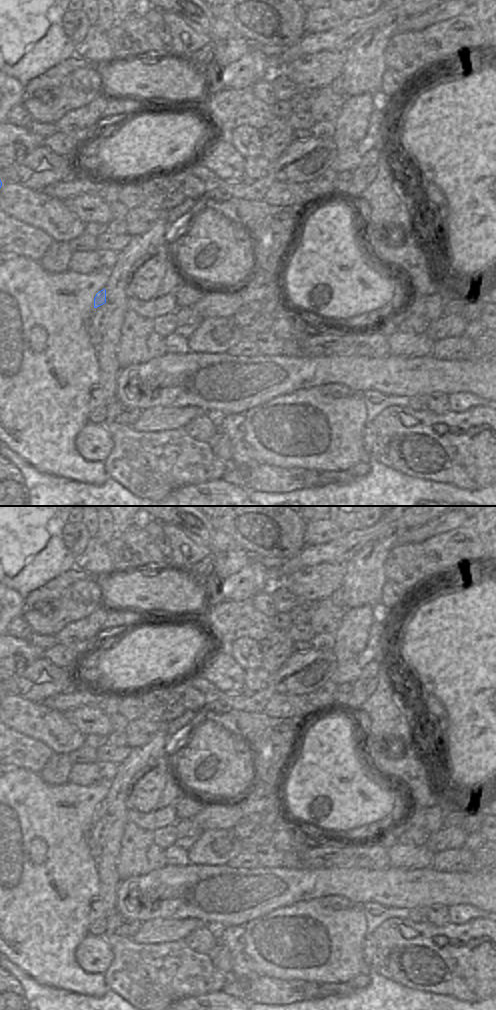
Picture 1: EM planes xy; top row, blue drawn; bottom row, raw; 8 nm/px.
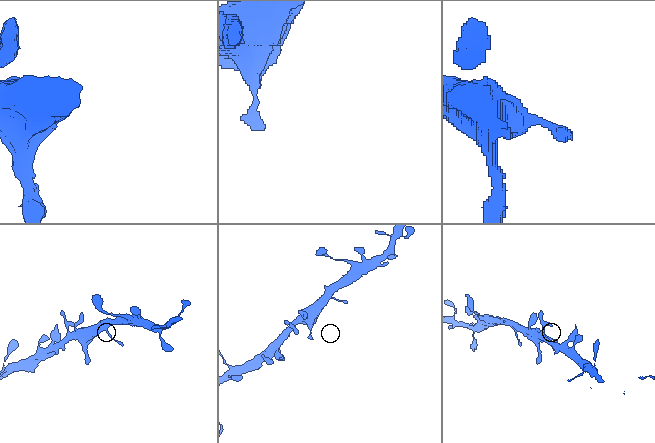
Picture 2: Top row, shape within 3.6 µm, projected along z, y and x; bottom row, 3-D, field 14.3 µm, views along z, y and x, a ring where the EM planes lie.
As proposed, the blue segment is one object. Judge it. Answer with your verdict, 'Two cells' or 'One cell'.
One cell

